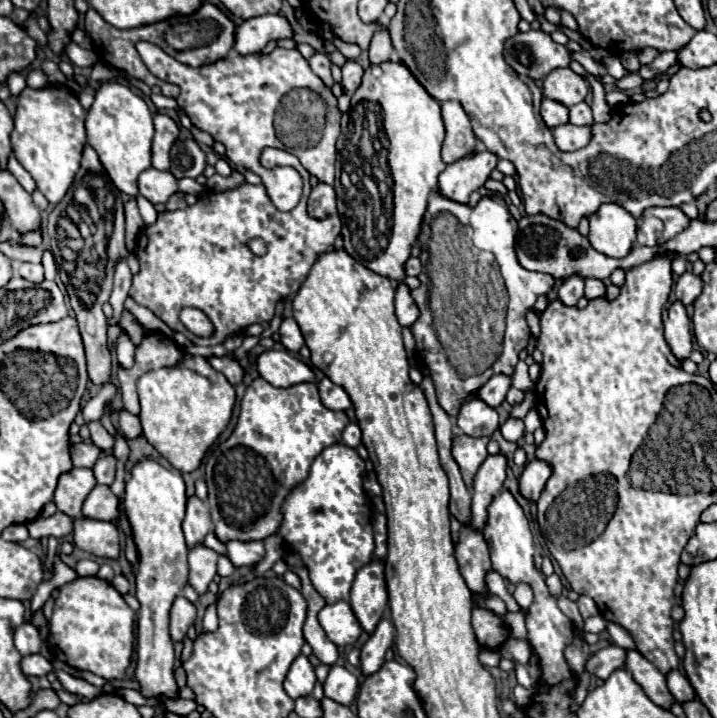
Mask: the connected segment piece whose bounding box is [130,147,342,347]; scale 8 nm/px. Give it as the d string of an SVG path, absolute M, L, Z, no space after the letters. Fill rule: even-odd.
M266 147L262 151L262 155L260 155L260 161L262 161L264 167L290 165L290 167L294 167L302 175L302 179L304 179L304 195L302 195L302 199L300 199L296 209L292 209L288 213L276 211L276 207L266 197L264 185L242 183L242 185L238 185L234 189L228 189L228 191L212 191L212 189L208 189L204 195L198 197L198 203L192 205L192 207L186 207L186 211L174 211L174 213L166 213L164 211L164 213L160 213L158 221L154 225L146 227L140 233L140 237L138 237L136 255L140 259L140 273L134 275L134 281L132 281L132 287L130 287L130 297L136 303L148 307L170 329L180 331L186 337L188 337L188 329L180 323L178 313L184 307L198 307L198 309L202 309L212 319L216 331L208 339L188 337L196 345L210 345L210 347L214 347L214 345L224 343L224 339L228 335L242 333L252 323L272 321L272 317L276 315L276 305L280 301L284 301L288 295L294 295L300 289L300 285L302 285L304 277L308 275L310 267L314 265L318 253L324 253L326 249L330 249L334 245L334 239L340 235L342 223L340 223L338 213L328 215L324 219L314 219L314 217L308 215L306 201L308 201L308 195L310 195L310 181L308 181L310 173L302 167L298 157L294 157L292 153L282 151L282 149ZM250 237L252 239L260 237L266 243L266 249L268 249L266 255L256 257L246 247Z

